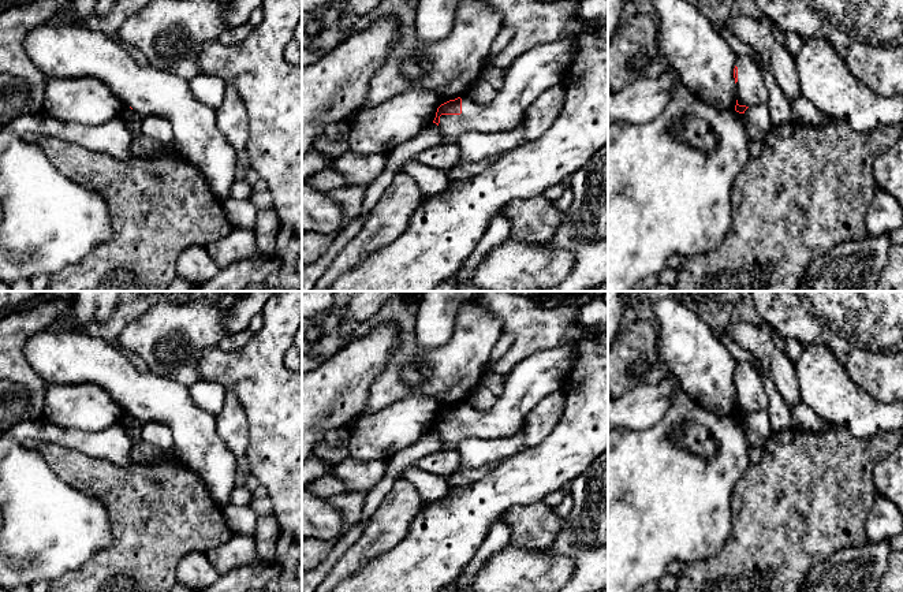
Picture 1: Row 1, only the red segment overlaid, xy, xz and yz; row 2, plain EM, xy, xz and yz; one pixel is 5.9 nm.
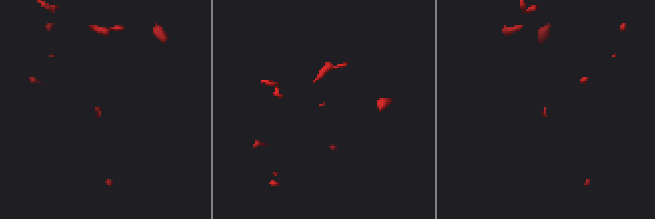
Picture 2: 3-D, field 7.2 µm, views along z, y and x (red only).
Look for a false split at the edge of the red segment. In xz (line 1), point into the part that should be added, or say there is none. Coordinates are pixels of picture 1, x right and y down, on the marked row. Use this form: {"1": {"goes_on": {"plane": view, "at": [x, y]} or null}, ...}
{"1": {"goes_on": {"plane": "xz", "at": [544, 66]}}}

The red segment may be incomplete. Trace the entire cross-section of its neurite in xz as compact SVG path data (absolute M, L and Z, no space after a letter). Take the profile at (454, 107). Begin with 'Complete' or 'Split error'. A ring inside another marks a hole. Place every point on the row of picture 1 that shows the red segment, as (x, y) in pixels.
Split error. M570 37L540 44L508 67L504 86L492 103L477 104L463 94L441 104L433 123L439 126L444 144L455 144L470 131L499 134L518 127L538 96L561 85L576 52L578 41Z

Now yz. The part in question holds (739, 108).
Split error. M736 56L734 78L736 83L736 112L745 113L749 107L768 103L769 92L758 59Z

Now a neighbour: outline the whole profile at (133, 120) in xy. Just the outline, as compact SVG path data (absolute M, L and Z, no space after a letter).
M124 107L119 116L124 119L130 133L134 137L141 134L142 118L138 116L130 107Z

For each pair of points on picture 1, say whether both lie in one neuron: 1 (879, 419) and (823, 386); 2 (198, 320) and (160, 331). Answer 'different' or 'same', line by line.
1: same
2: same

